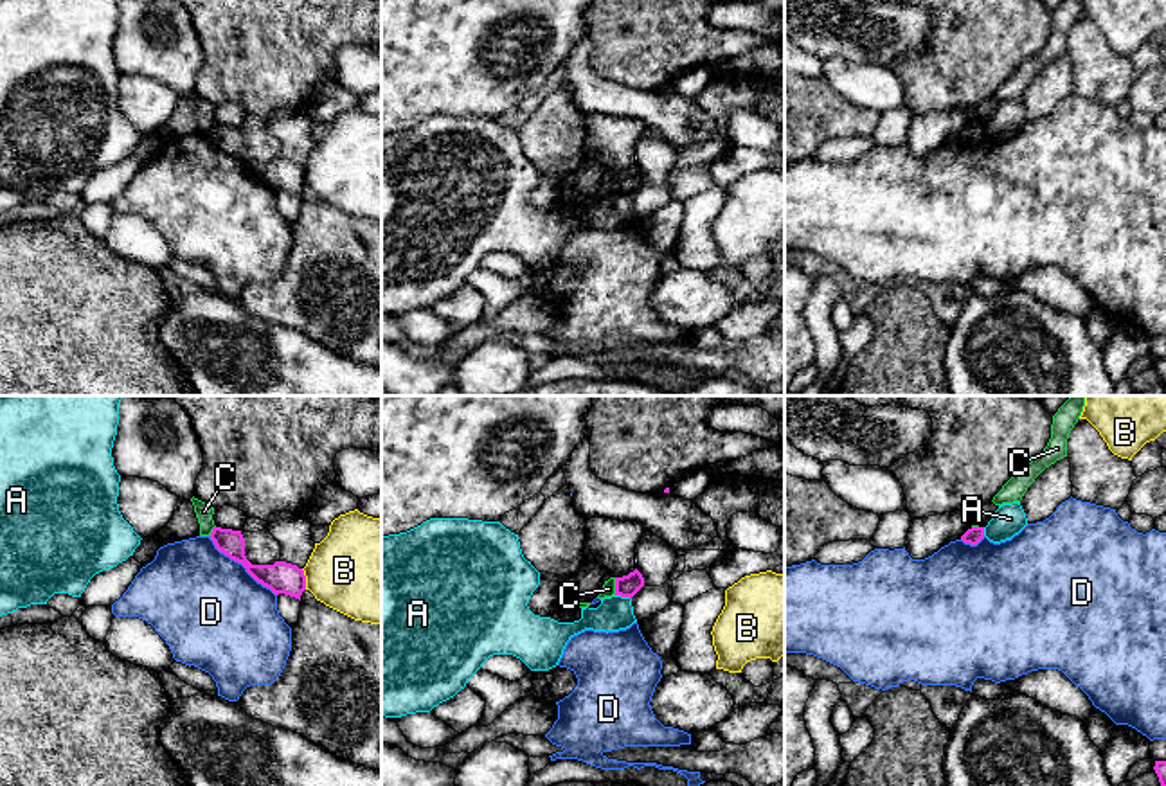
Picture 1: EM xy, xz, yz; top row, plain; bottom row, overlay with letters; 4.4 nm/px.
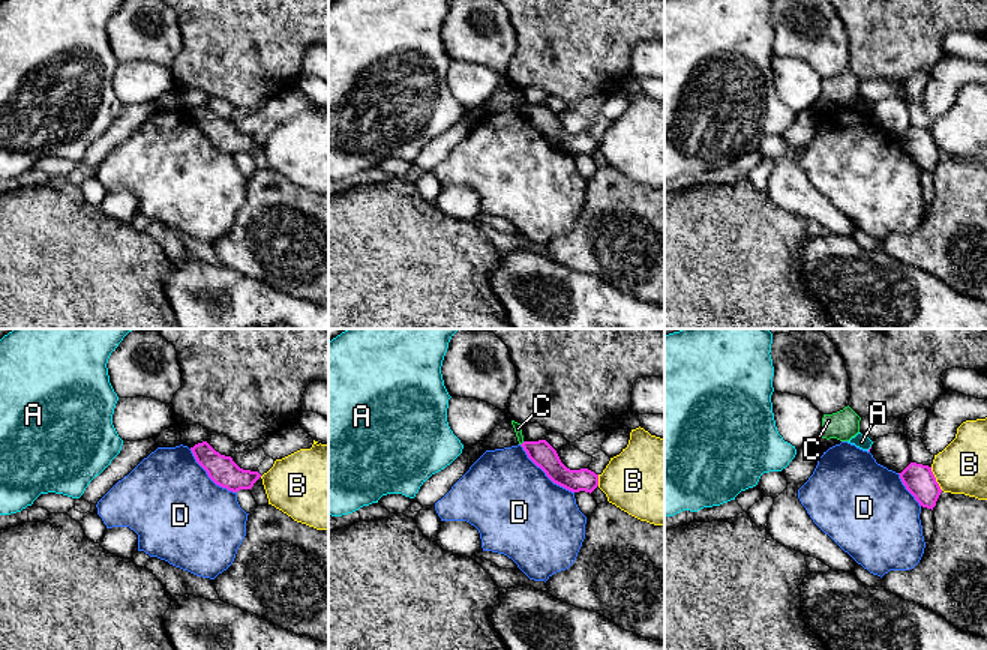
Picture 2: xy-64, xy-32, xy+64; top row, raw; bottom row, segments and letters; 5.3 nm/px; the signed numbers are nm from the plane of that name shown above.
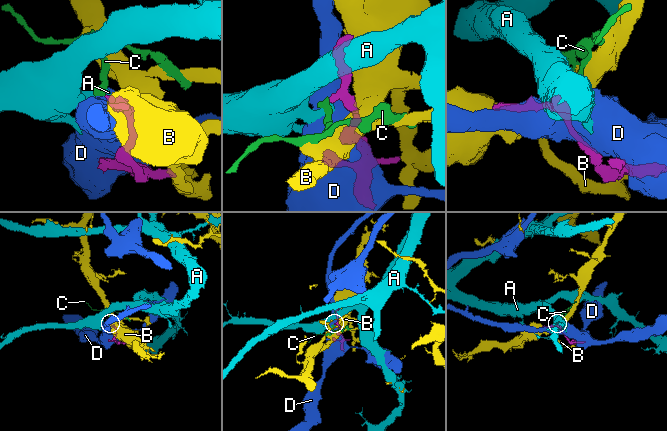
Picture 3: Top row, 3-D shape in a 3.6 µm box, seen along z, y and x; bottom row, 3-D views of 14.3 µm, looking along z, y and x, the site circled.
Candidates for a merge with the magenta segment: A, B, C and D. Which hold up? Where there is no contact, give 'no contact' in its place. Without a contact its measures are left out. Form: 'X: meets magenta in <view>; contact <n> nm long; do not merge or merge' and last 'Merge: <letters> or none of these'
A: meets magenta in xz; contact 80 nm long; do not merge
B: meets magenta in xy; contact 100 nm long; do not merge
C: meets magenta in xz; contact 80 nm long; do not merge
D: meets magenta in xy; contact 400 nm long; do not merge
Merge: none of these

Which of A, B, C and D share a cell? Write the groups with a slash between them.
A / B / C / D

